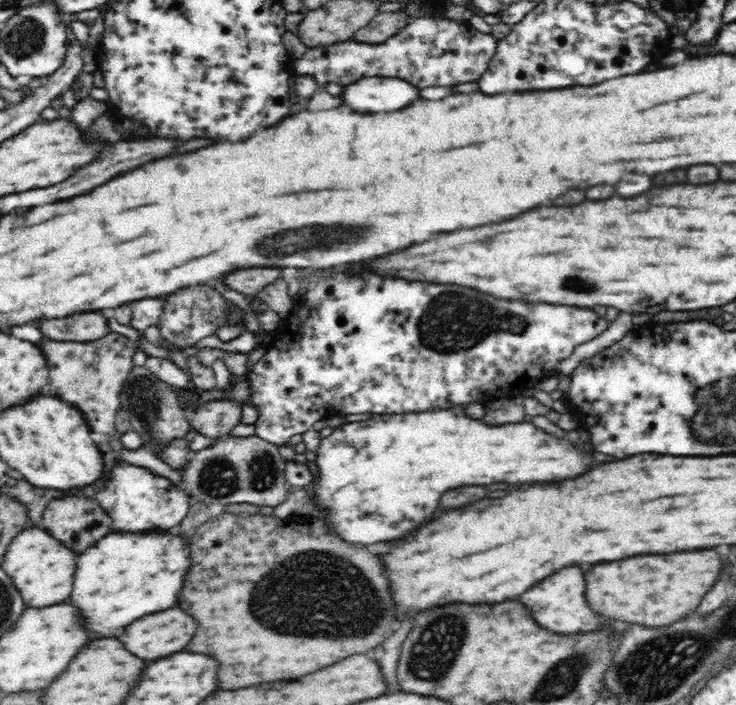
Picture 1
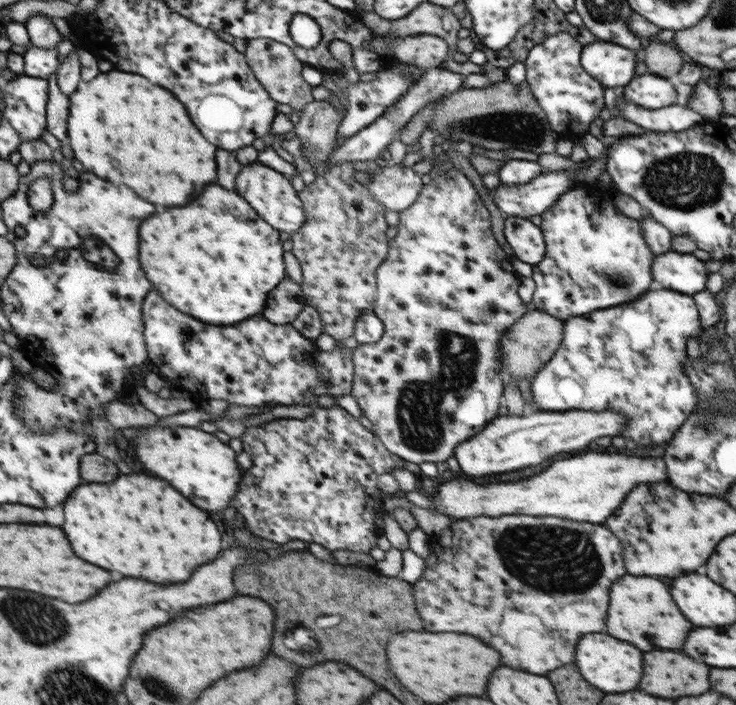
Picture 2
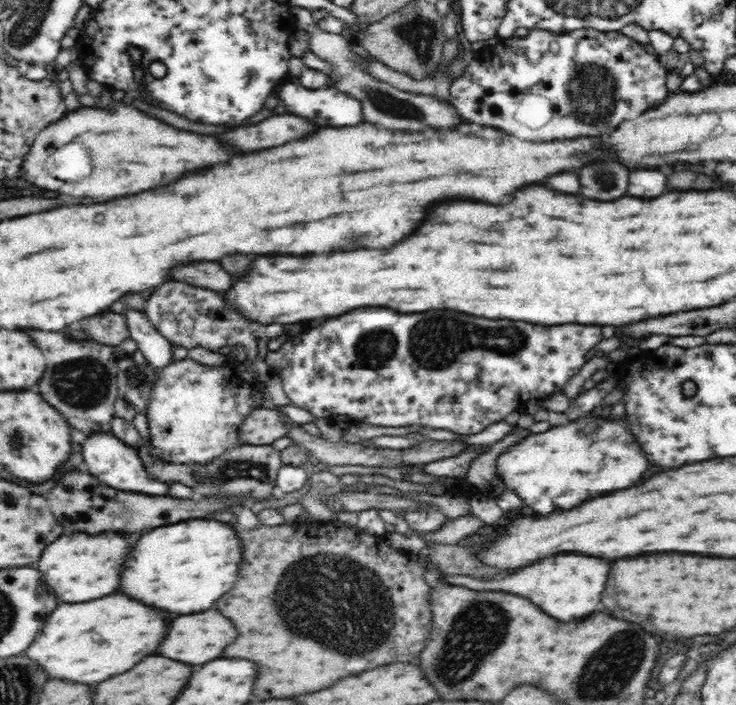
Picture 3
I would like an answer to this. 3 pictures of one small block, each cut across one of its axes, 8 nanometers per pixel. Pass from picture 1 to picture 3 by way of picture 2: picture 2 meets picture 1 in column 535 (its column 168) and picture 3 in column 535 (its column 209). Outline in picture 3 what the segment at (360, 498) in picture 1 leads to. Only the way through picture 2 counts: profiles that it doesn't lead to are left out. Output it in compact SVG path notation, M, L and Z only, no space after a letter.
M589 416L566 423L566 426L550 427L542 434L530 434L520 444L508 448L498 456L495 478L500 476L507 488L514 490L526 506L540 514L568 510L588 498L640 482L646 468L650 470L652 464L644 458L640 446L636 446L624 421Z

